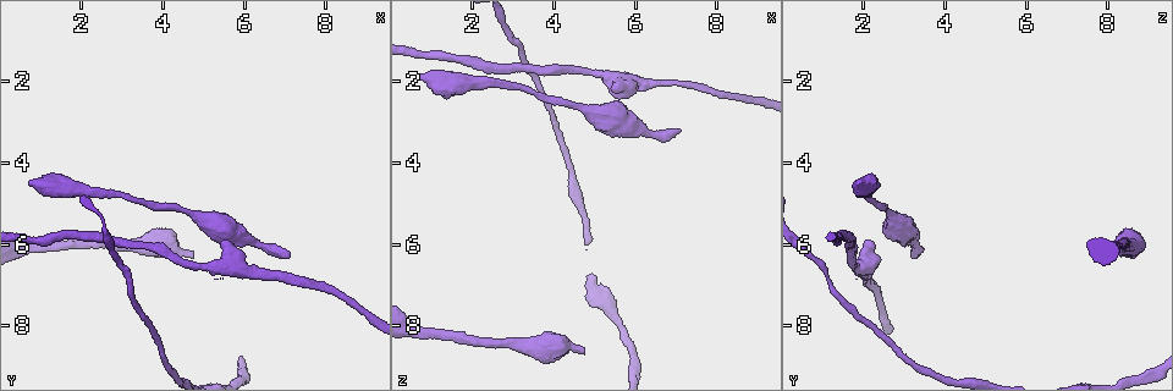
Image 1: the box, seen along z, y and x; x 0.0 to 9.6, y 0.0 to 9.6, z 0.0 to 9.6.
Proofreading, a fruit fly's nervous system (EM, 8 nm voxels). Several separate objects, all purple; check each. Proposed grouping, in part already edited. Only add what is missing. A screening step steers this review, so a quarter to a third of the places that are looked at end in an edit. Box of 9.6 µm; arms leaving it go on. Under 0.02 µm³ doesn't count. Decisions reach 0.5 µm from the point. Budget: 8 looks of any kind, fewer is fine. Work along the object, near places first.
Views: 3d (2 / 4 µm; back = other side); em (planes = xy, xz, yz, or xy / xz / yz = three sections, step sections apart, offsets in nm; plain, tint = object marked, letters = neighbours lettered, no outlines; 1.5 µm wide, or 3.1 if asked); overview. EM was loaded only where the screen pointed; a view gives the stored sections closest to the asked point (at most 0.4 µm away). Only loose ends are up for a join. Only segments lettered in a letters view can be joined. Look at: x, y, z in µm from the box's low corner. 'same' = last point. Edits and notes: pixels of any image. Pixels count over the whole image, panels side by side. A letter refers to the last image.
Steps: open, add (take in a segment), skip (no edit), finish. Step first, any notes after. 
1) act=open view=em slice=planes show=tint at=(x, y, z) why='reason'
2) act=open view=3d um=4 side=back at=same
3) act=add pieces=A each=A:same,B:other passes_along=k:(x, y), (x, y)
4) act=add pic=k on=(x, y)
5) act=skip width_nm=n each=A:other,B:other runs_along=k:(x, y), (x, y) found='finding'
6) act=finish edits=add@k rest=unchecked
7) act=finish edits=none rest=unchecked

act=open view=em slice=xy step=4 show=letters at=(4.80, 6.20, 8.65)

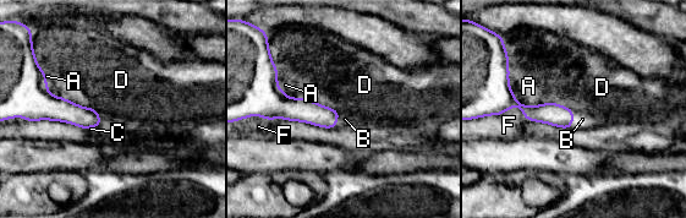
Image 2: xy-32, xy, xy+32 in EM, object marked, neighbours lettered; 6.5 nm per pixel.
act=add pieces=B each=A:other,B:same,C:other,D:other,F:other found='the neuron continues'

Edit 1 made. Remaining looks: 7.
act=open view=em slice=planes show=plain at=(0.70, 4.45, 1.90) why='long arm stops here'

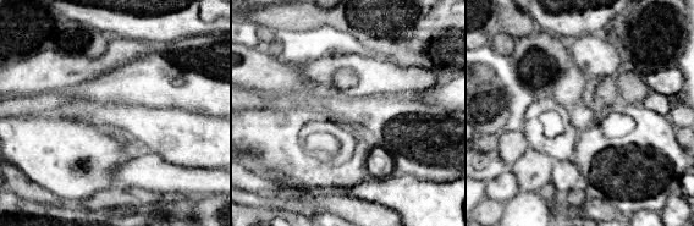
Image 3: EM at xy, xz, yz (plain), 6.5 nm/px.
act=open view=em slice=planes show=letters at=same

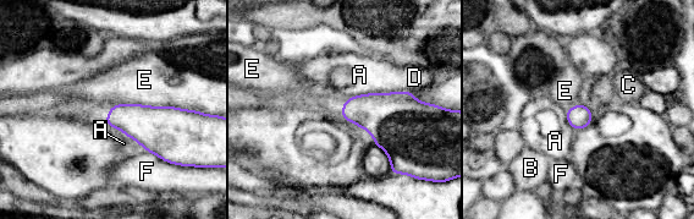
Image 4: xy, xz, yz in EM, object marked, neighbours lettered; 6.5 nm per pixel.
act=skip each=A:other,B:other,C:other,D:other,E:other,F:other border=4:(120, 103), (172, 105), (188, 110) found='none of them fits'

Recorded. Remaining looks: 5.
act=finish edits=add@2 rest=unchecked

